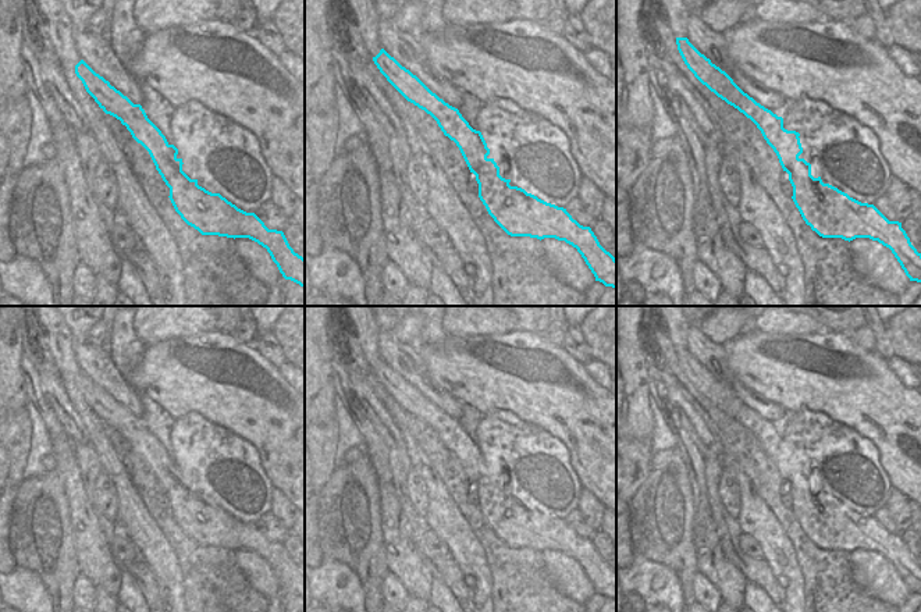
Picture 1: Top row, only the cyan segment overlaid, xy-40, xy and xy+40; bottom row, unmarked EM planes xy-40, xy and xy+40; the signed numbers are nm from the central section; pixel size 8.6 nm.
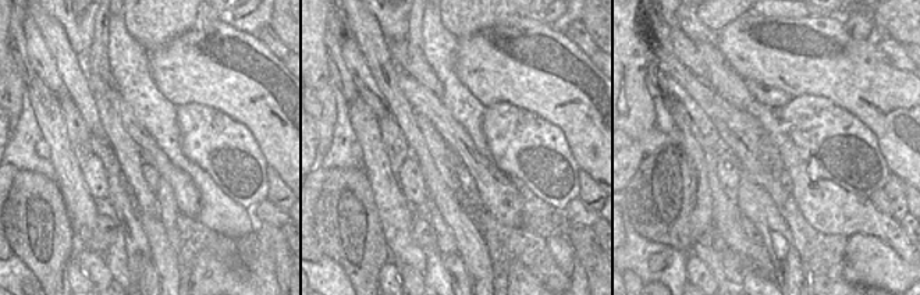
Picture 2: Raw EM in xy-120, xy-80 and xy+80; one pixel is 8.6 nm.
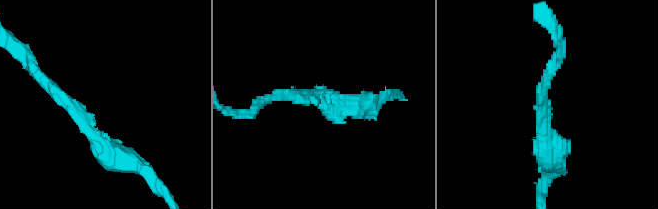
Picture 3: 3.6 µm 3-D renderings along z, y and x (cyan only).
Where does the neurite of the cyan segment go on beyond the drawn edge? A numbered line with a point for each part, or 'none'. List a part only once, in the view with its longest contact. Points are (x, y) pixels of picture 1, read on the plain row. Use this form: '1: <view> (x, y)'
none

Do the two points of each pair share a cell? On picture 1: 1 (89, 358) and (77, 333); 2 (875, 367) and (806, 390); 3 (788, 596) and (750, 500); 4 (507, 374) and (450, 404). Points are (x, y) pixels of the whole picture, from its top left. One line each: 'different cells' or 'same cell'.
1: different cells
2: same cell
3: same cell
4: different cells

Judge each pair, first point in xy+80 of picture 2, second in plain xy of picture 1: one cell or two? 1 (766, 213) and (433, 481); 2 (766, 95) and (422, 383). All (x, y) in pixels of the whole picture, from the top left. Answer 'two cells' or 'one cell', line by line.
1: one cell
2: one cell

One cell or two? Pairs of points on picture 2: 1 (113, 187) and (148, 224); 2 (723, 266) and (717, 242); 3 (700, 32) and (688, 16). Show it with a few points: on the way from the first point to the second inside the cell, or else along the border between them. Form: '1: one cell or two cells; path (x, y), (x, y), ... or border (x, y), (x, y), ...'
1: two cells; border (132, 208), (146, 240)
2: two cells; border (710, 230), (710, 245), (714, 249), (728, 249)
3: one cell; path (696, 28), (688, 20)

